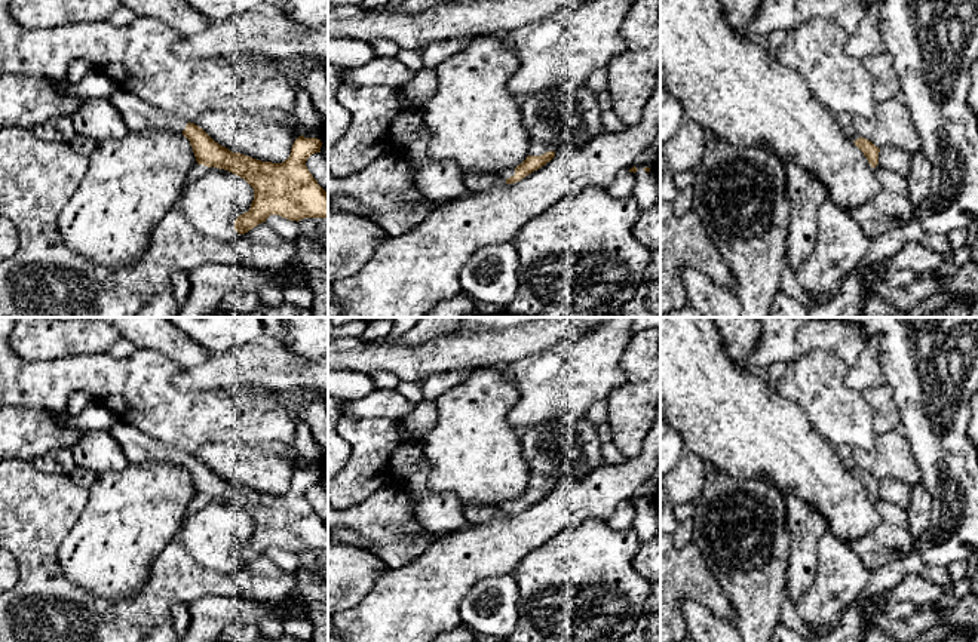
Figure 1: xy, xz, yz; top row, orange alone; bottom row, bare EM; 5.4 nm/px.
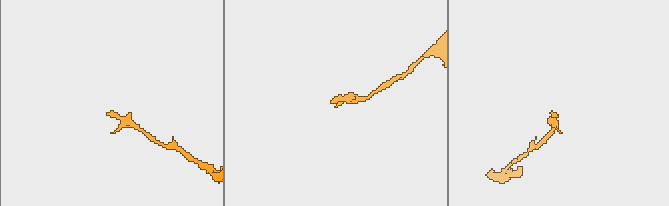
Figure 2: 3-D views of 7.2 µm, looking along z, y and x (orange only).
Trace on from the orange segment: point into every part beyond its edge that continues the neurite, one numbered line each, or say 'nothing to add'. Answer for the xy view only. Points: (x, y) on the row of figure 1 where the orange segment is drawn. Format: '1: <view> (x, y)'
1: xy (138, 116)

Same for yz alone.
1: yz (845, 120)

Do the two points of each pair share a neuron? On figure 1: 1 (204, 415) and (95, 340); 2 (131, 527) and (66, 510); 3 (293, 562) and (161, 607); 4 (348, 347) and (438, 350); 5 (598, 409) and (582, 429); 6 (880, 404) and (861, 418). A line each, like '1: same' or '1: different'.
1: different
2: different
3: different
4: same
5: different
6: different

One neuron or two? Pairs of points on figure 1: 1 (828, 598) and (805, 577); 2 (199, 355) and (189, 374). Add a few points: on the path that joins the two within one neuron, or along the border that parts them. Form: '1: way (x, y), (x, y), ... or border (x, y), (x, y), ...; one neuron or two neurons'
1: border (818, 549), (816, 574), (811, 586), (794, 604); two neurons
2: border (214, 353), (204, 362), (184, 368); two neurons

